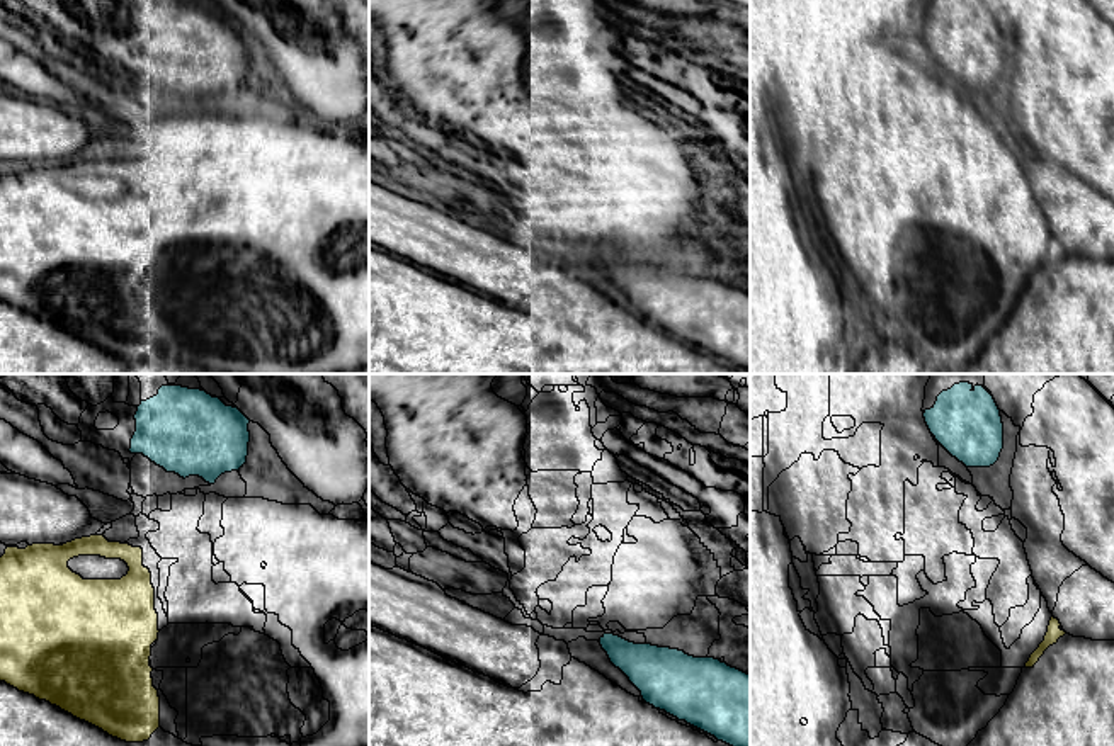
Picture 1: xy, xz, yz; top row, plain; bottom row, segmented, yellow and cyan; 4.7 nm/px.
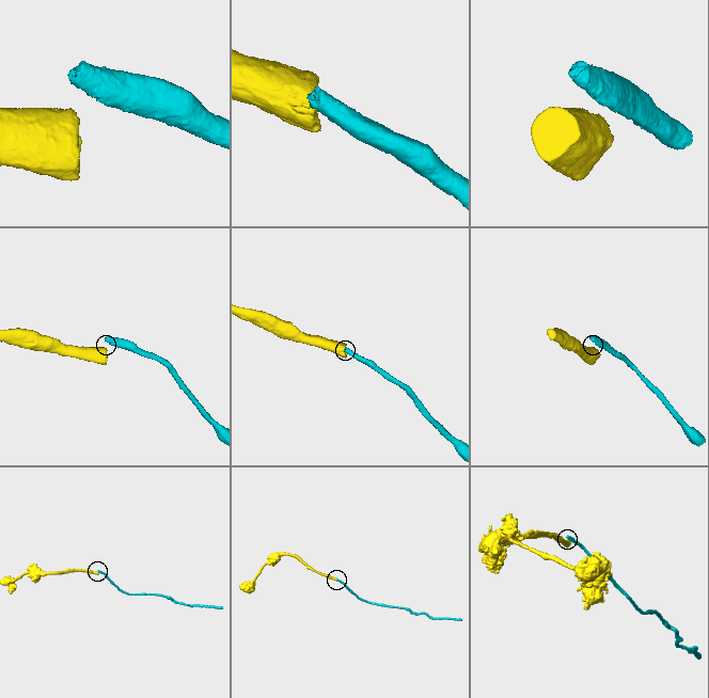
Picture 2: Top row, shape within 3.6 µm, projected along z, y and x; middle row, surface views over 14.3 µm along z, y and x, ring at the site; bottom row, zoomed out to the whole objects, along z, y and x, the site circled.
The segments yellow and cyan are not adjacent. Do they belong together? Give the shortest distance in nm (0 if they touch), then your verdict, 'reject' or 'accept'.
380 nm | reject

